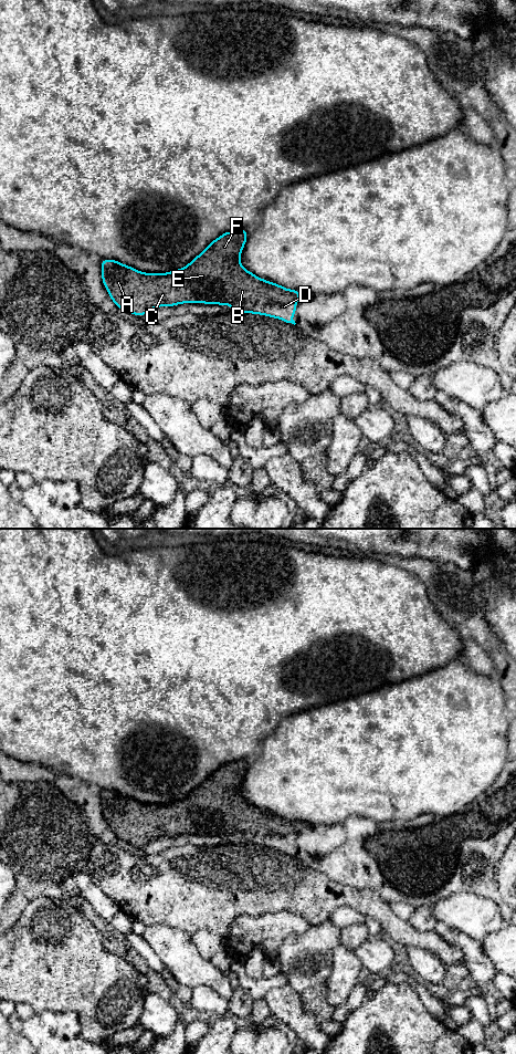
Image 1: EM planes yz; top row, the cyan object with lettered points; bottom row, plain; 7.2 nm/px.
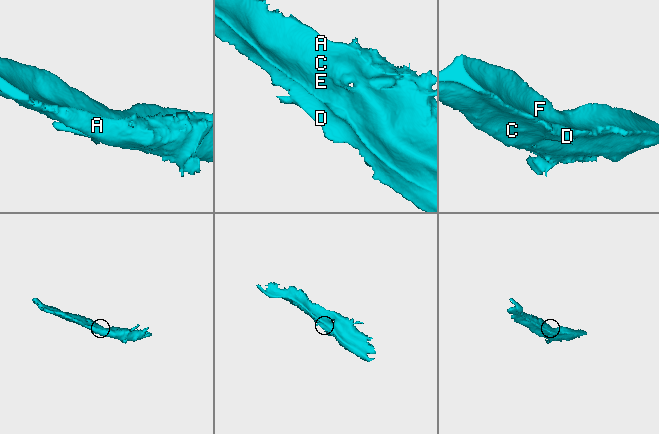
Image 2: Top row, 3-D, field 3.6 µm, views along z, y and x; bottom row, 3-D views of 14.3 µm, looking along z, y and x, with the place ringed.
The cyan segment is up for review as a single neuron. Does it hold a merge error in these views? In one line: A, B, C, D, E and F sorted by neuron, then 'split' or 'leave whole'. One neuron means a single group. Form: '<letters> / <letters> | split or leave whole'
A B C D E F | leave whole

